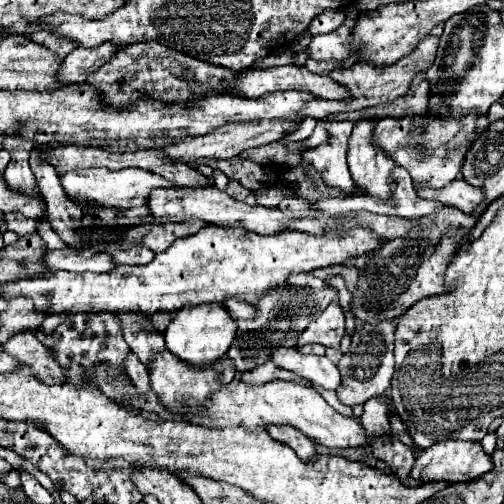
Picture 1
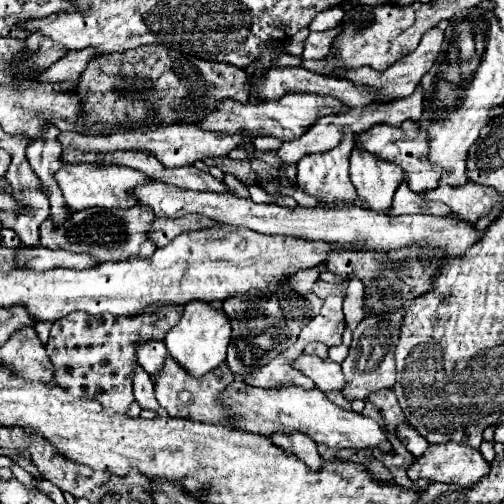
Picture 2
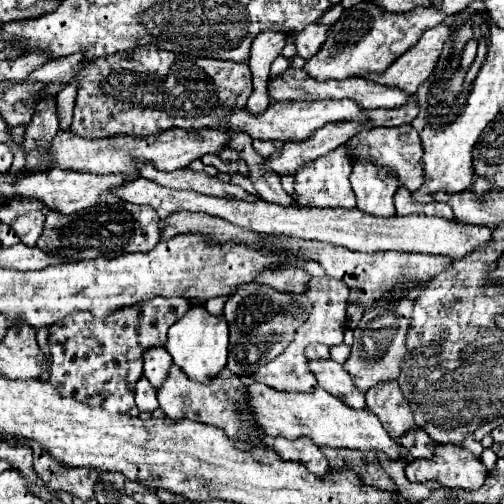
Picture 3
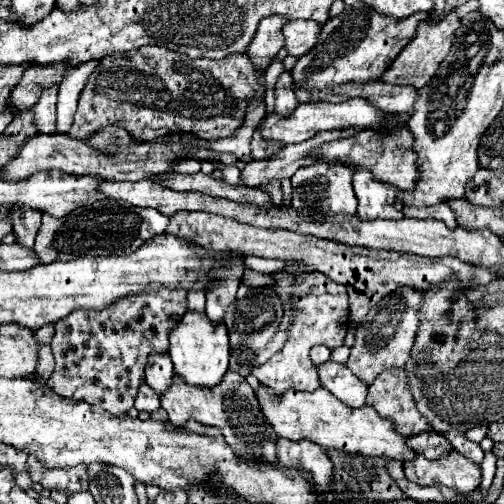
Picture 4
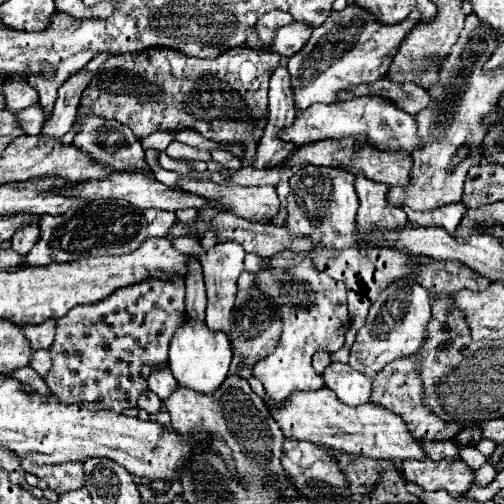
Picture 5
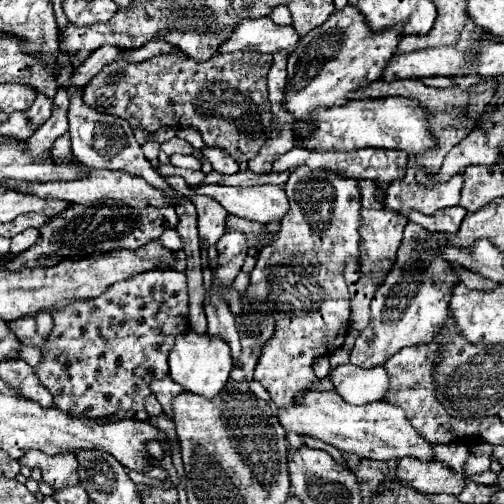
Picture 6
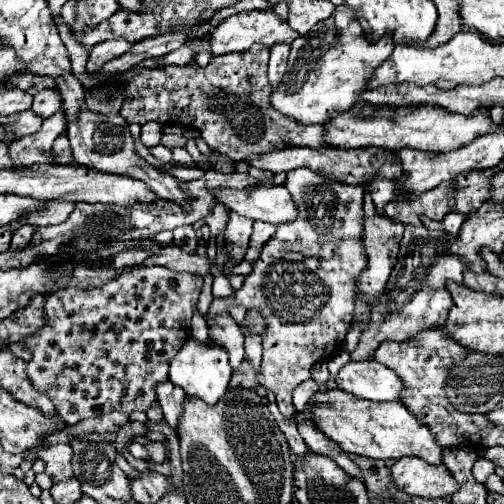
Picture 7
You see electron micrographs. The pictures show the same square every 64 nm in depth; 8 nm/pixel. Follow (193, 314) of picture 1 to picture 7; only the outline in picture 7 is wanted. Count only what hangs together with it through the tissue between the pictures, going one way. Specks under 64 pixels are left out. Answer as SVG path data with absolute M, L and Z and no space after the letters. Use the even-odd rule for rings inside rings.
M186 340L182 350L170 360L170 382L174 386L180 386L186 396L194 396L204 400L206 404L216 404L220 398L224 398L228 390L228 382L232 376L232 368L228 364L228 354L224 354L224 348L214 346L208 348L208 344L194 344L194 340Z

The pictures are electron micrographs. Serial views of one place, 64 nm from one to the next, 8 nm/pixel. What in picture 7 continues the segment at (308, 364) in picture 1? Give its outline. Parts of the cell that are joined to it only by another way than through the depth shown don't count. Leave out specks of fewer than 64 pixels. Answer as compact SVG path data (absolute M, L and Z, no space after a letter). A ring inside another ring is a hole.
M350 360L338 372L336 384L340 390L348 394L376 402L400 400L400 394L406 388L394 370L376 360L362 360L362 362Z

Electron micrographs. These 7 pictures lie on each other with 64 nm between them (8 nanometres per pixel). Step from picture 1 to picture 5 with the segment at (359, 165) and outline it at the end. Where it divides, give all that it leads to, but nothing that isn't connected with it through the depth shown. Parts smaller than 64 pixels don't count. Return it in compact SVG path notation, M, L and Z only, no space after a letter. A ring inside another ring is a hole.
M356 176L356 192L360 198L360 208L356 216L360 234L372 234L374 230L400 230L408 224L404 210L392 208L388 204L386 184Z

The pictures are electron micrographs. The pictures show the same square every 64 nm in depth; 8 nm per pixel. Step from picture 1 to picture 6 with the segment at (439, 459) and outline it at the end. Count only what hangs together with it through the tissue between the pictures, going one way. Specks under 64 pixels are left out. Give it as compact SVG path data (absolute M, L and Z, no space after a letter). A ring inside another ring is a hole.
M418 458L398 460L396 478L402 486L408 486L422 494L460 494L464 488L464 478L454 474L444 462L422 462Z

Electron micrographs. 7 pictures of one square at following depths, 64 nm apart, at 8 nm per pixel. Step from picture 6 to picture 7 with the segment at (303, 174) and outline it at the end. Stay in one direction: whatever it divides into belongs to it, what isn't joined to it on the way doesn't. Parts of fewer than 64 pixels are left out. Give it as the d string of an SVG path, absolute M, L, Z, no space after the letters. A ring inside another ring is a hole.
M308 168L288 172L284 186L300 204L300 216L292 224L278 226L276 234L264 244L244 286L228 298L214 298L206 320L212 324L214 316L228 314L232 306L260 310L268 324L260 334L264 354L258 380L276 394L280 412L290 418L296 414L292 390L310 378L316 362L332 358L344 344L354 320L356 284L366 260L360 244L364 186L340 184Z

